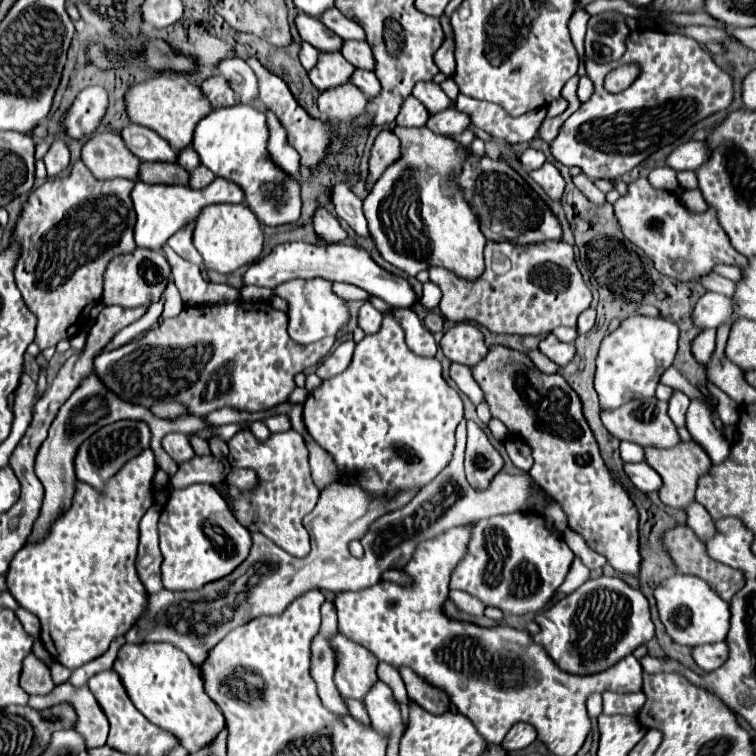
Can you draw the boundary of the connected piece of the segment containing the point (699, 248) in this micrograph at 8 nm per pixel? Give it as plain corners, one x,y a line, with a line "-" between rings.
638,178
632,184
628,184
628,192
614,202
614,214
616,214
616,220
622,226
624,236
634,246
638,246
640,250
644,250
648,258
652,258
652,262
654,262
654,266
656,266
656,270
660,274
664,274
668,278
674,278
678,282
698,282
700,278
712,274
714,266
718,266
718,264
730,264
730,266
740,266
740,268
748,266
746,256
742,256
740,252
736,252
736,248
730,244
730,238
724,232
724,228
720,226
716,210
712,206
706,212
696,214
696,212
688,210
680,202
680,198
676,194
672,194
668,190
654,188
648,182
648,178

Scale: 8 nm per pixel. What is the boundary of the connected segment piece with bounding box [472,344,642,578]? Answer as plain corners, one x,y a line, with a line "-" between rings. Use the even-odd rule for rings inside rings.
502,344
490,346
490,352
484,362
480,362
476,368
472,368
472,374
480,388
486,394
486,402
490,406
490,412
494,418
498,418
512,434
520,436
528,446
532,448
534,456
534,466
530,476
546,490
554,500
558,500
568,516
570,528
580,534
586,544
606,556
608,564
620,572
620,574
630,574
638,578
640,574
640,550
638,550
638,512
634,502
630,500
628,492
614,482
610,470
606,468
600,448
596,442
596,436
592,428
588,426
588,420
582,412
582,400
580,396
572,390
572,386
564,380
560,374
544,374
536,368
536,364
522,352
506,348

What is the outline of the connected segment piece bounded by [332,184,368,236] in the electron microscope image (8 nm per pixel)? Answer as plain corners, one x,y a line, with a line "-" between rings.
338,184
334,186
332,192
332,202
336,206
336,214
340,218
344,218
358,236
366,236
368,234
368,226
366,226
366,218
362,214
362,200
350,190
348,184

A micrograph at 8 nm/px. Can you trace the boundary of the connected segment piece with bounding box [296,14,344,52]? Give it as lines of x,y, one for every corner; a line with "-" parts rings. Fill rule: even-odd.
308,14
296,16
296,28
304,42
310,42
320,52
340,52
344,40
336,36
330,28
324,28
324,24
318,18
312,18

